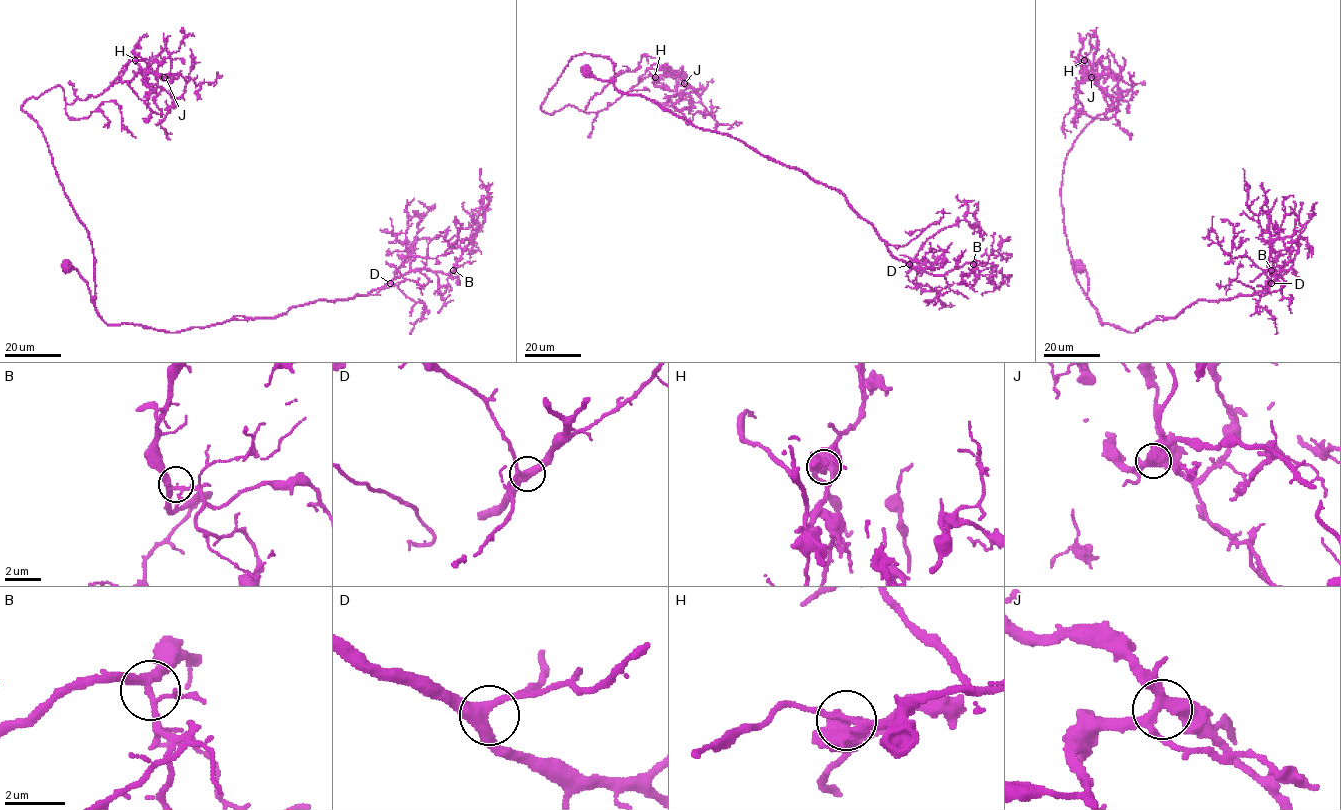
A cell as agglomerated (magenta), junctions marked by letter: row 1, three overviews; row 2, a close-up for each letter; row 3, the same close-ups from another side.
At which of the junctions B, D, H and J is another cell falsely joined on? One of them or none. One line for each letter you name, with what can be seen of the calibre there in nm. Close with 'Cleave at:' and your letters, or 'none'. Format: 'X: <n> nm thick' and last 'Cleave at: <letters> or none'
H: 480 nm thick
Cleave at: H

